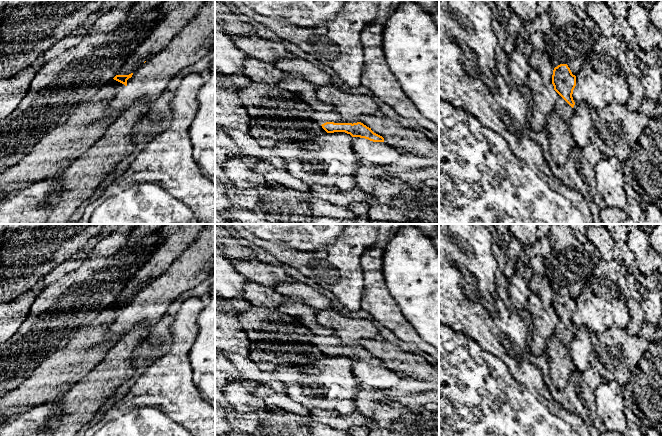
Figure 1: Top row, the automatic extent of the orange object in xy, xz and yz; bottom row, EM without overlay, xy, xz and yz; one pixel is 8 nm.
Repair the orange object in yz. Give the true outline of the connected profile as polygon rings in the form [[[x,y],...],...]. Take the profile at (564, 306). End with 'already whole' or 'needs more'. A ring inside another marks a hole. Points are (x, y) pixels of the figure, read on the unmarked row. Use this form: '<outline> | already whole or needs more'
[[[560,288],[553,294],[552,308],[555,323],[554,336],[567,348],[570,348],[575,326],[572,318],[576,310],[576,300],[567,288]]] | needs more

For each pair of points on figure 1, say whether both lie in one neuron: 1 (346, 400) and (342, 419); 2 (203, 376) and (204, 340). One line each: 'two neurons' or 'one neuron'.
1: two neurons
2: one neuron

